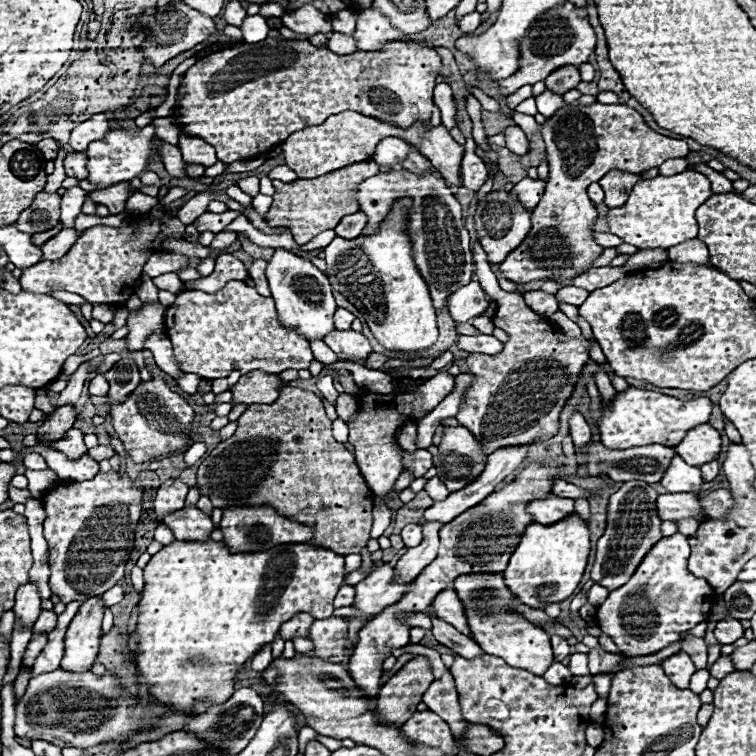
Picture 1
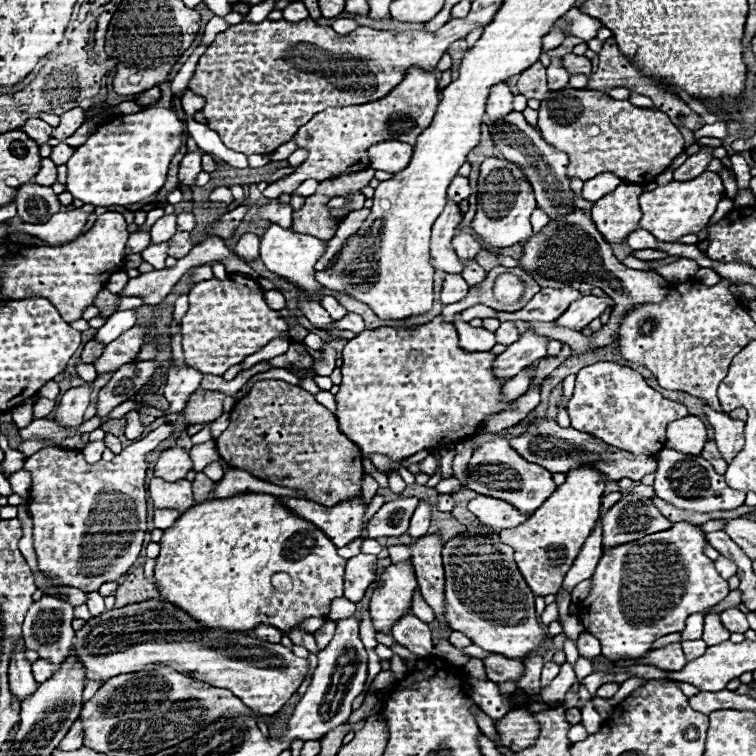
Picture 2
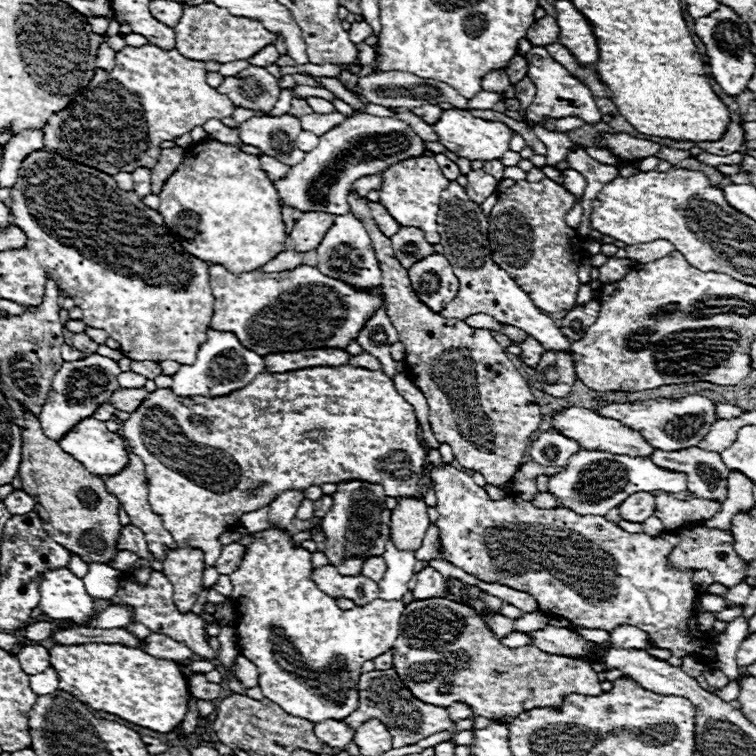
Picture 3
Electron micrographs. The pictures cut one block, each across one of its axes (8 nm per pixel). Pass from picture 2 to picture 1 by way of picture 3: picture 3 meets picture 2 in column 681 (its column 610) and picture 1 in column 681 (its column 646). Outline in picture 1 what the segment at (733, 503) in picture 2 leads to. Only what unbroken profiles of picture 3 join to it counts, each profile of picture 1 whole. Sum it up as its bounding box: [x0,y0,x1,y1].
[660,456,704,492]

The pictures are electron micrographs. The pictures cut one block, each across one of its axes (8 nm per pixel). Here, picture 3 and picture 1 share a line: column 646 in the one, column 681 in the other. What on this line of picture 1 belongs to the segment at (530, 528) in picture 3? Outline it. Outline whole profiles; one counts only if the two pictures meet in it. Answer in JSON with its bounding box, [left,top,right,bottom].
[596,532,716,656]

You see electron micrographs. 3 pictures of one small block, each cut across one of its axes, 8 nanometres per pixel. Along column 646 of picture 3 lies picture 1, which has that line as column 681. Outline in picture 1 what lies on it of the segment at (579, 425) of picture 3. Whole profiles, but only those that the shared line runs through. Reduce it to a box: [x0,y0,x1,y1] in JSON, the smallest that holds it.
[676,424,722,466]

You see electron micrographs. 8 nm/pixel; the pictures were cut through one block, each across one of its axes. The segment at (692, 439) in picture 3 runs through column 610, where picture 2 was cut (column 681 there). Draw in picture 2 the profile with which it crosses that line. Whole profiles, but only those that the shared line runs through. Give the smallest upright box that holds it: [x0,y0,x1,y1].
[566,362,690,456]

